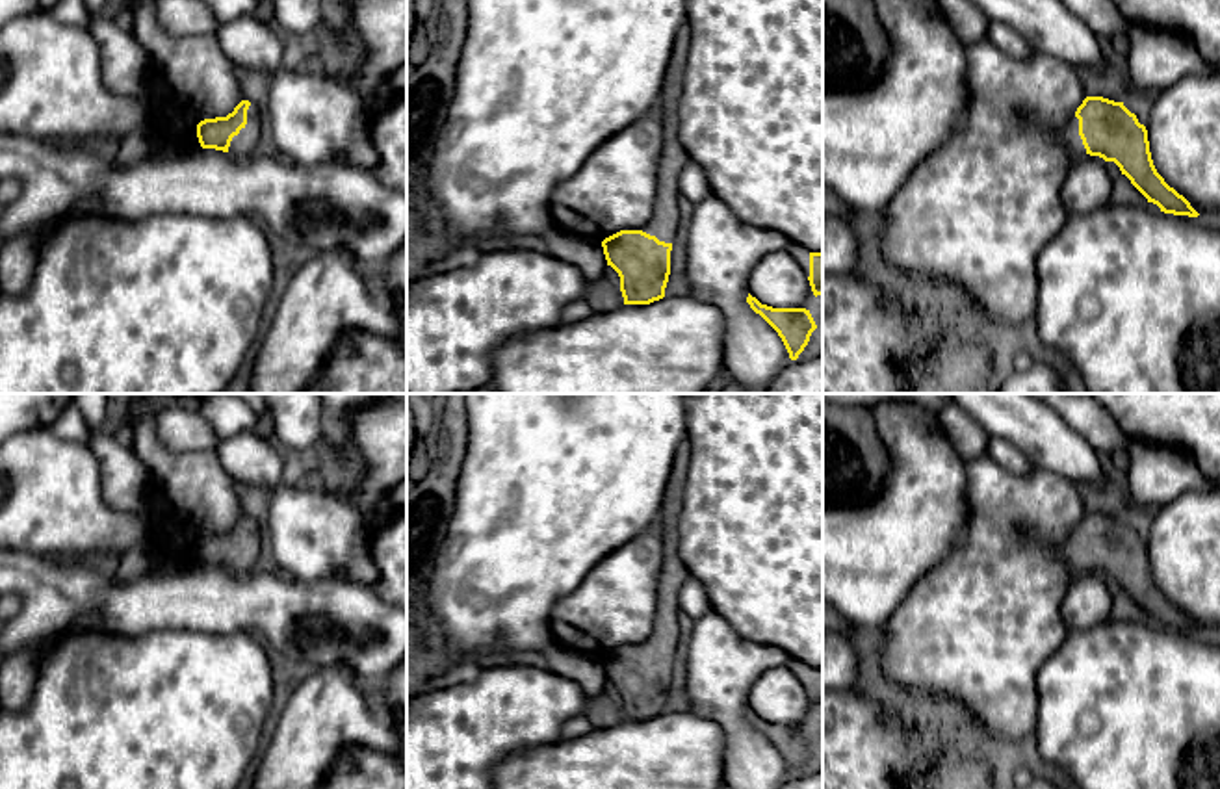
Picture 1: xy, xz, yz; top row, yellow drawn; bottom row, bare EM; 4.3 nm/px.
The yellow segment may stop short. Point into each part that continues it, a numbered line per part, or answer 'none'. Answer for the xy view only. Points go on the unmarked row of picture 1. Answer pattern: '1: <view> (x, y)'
1: xy (242, 561)

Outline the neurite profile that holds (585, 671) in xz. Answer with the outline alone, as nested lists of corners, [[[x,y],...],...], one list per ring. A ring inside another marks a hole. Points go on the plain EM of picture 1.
[[[552,642],[542,652],[548,670],[576,681],[583,694],[592,700],[604,692],[607,676],[600,657],[591,657]]]

